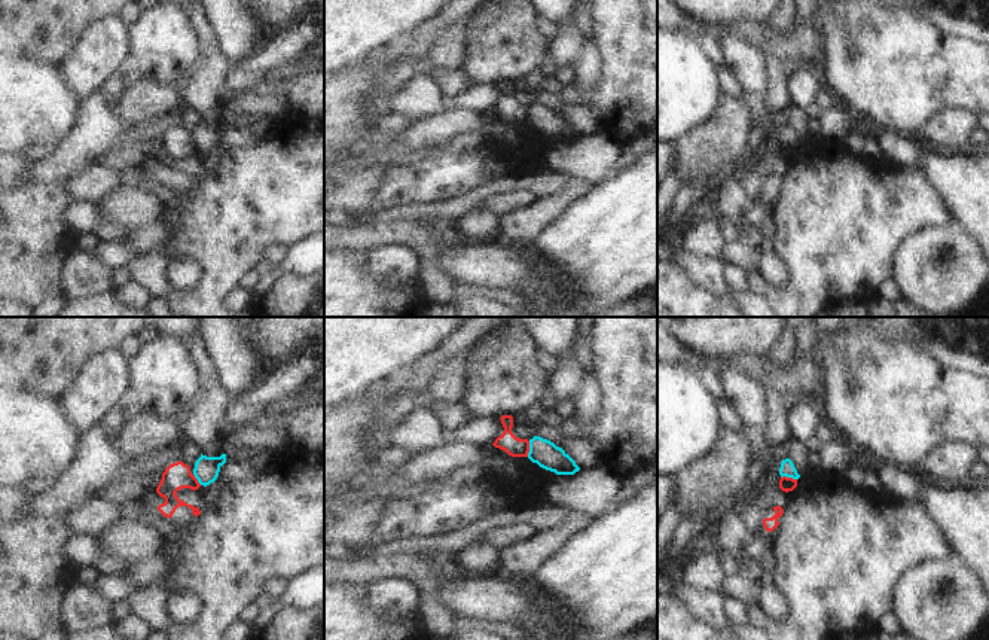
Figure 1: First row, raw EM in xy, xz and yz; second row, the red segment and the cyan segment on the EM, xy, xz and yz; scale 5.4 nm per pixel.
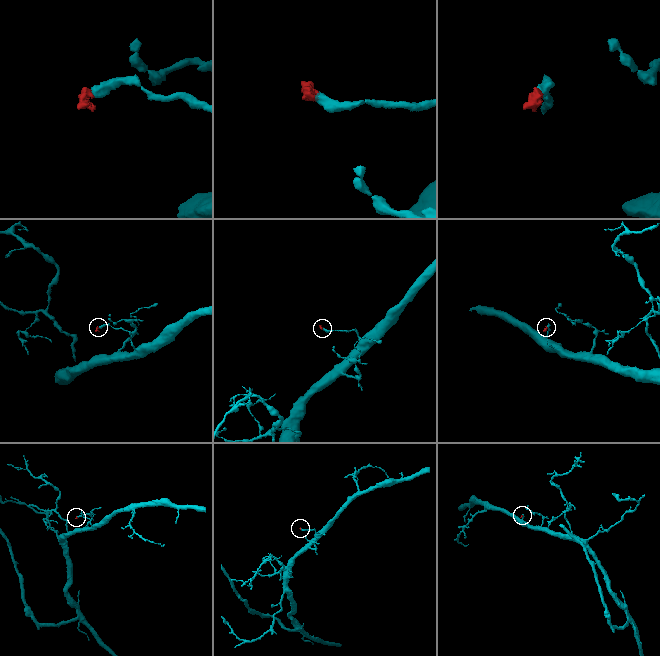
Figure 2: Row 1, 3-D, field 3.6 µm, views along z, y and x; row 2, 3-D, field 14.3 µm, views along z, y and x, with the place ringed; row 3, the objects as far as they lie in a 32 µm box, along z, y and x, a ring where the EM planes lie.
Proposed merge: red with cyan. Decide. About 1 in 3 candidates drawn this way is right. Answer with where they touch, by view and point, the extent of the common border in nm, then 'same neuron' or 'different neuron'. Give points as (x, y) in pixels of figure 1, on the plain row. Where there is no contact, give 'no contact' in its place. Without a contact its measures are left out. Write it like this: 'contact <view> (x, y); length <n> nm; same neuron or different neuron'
contact xz (528, 115); length 90 nm; different neuron

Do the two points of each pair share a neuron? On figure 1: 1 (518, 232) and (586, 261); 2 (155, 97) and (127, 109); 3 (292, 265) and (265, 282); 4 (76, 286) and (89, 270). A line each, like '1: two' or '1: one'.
1: two
2: one
3: one
4: one

